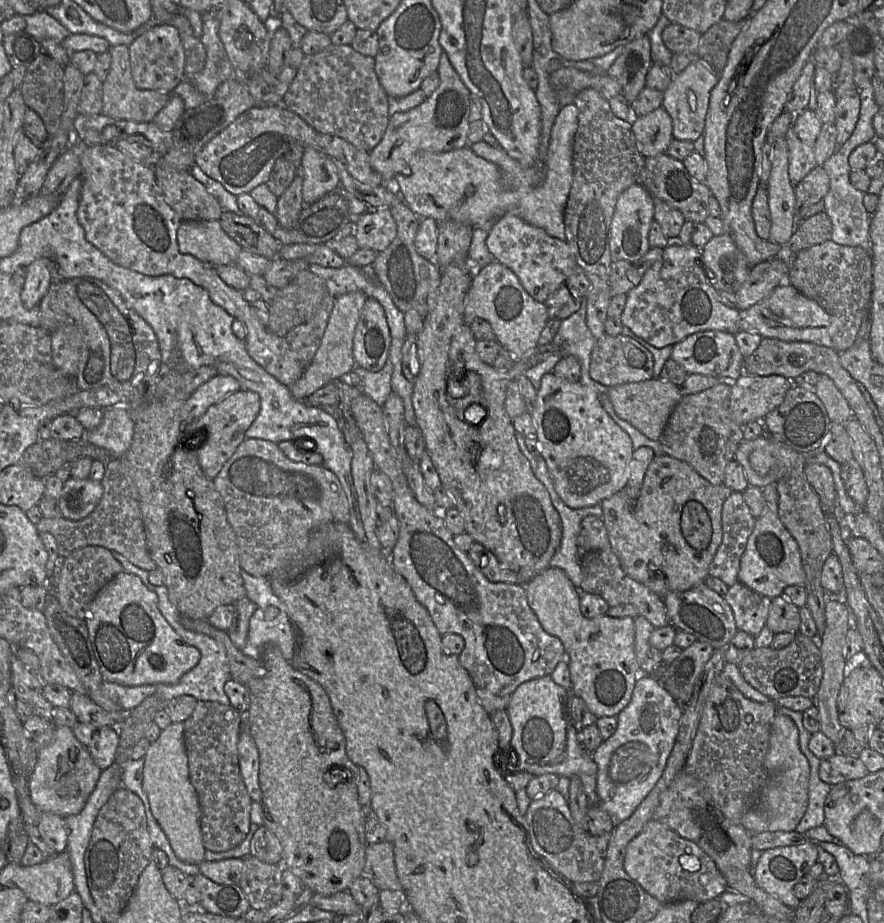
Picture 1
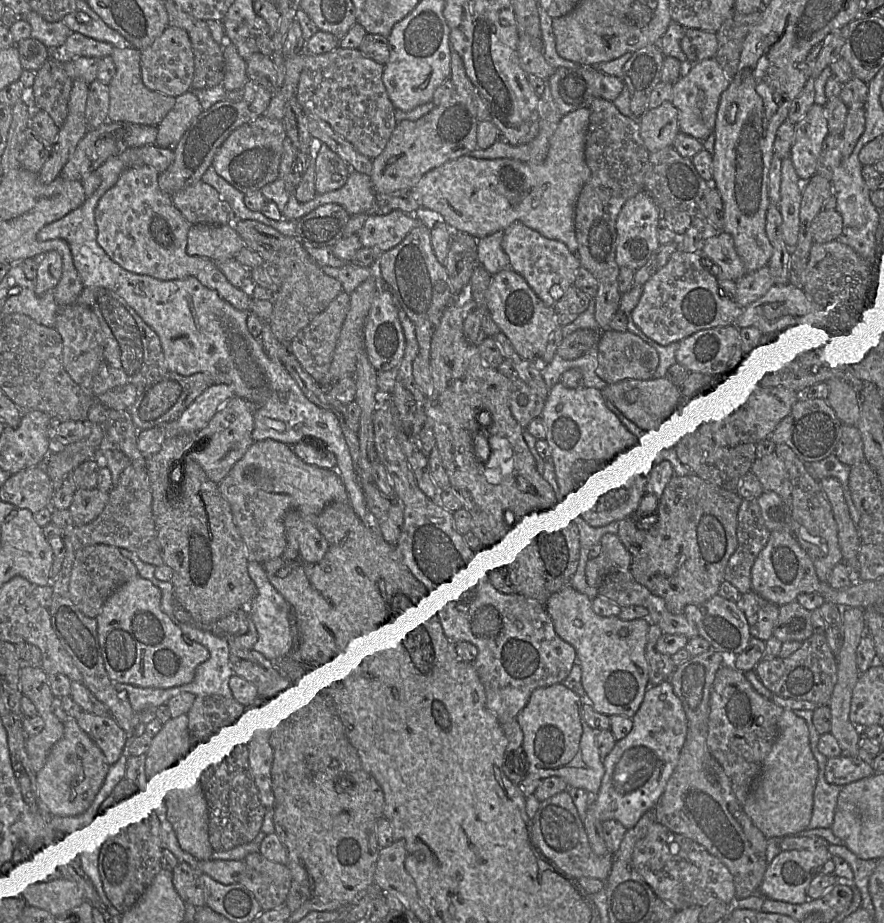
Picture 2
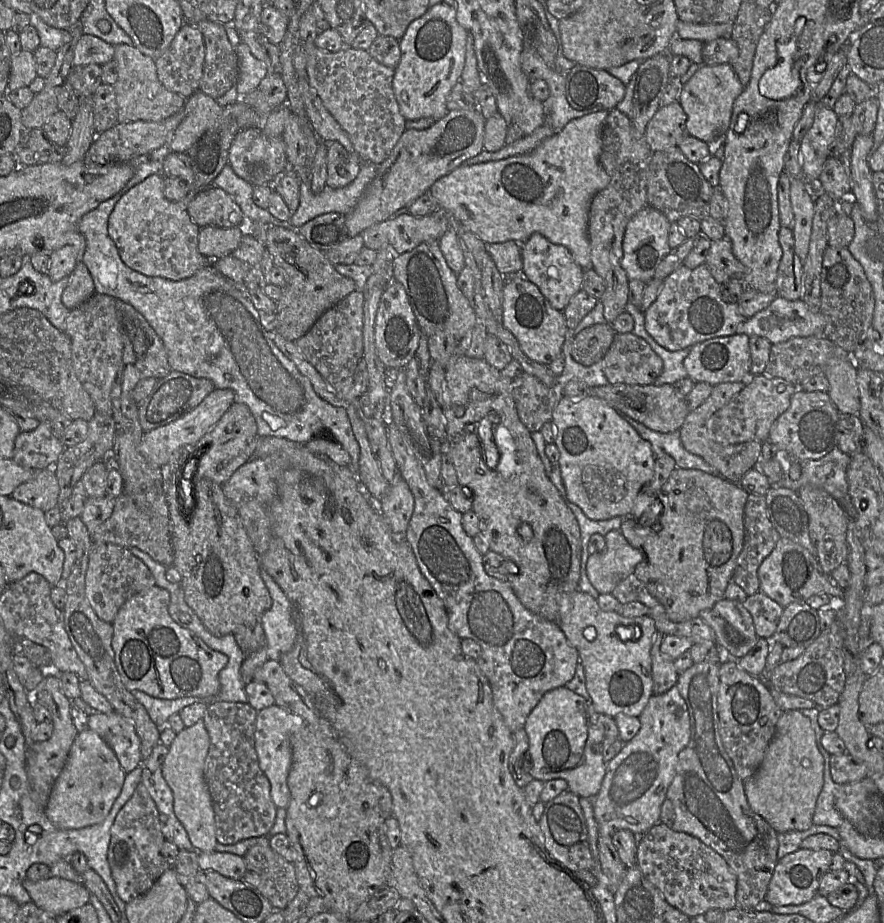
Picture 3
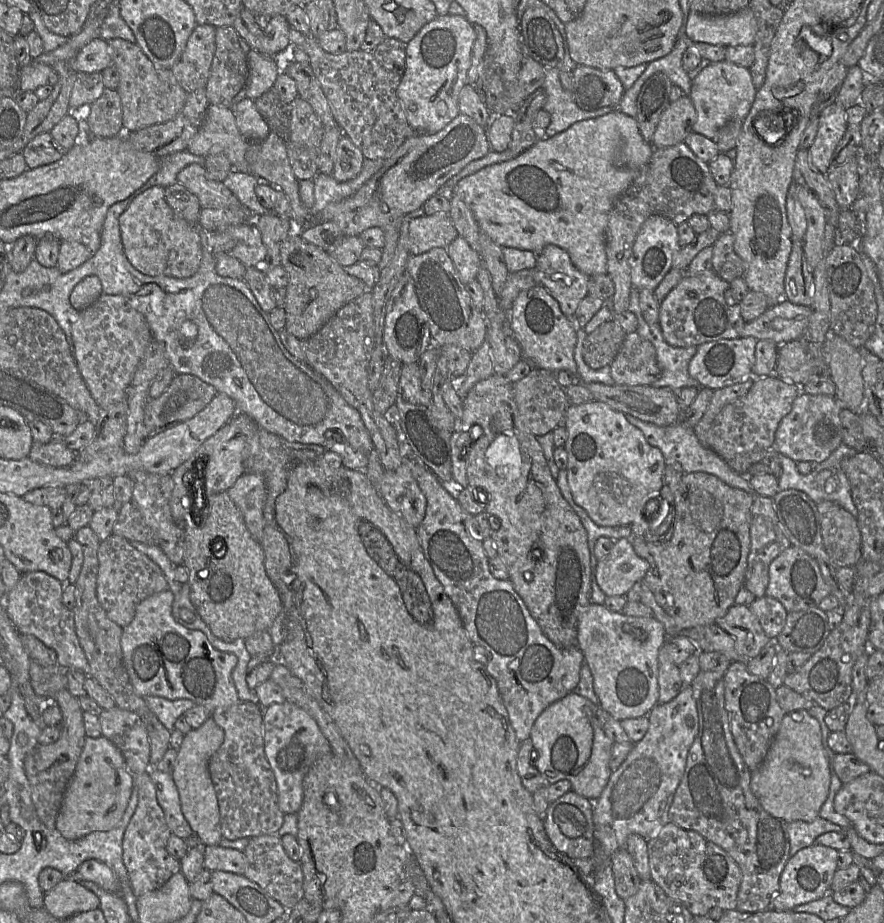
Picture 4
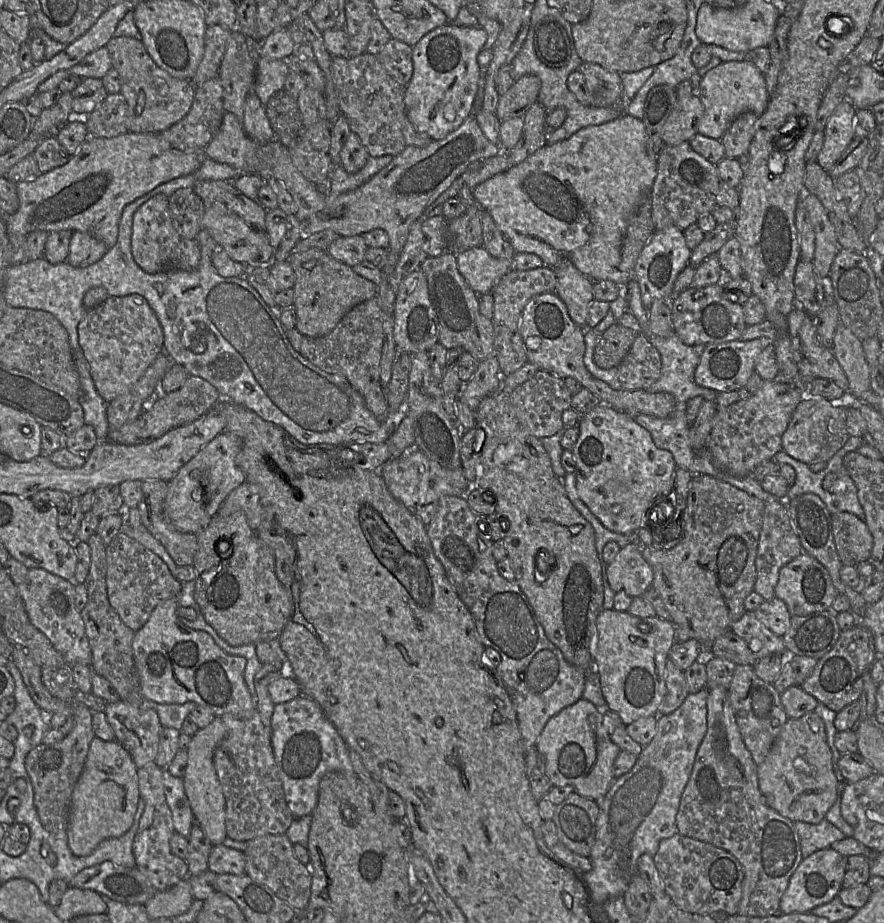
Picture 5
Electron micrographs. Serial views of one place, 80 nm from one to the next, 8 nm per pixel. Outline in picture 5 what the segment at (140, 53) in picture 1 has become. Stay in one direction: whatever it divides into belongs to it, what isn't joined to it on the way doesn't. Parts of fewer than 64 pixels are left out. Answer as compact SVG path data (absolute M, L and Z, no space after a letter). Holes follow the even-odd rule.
M208 25L205 32L204 56L194 77L190 80L194 86L199 86L218 76L230 34L231 28Z

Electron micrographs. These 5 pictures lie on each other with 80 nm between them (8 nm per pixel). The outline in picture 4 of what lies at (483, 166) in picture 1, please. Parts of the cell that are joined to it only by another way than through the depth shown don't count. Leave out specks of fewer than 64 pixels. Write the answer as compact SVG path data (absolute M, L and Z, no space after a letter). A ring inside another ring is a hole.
M615 109L613 112L610 112L606 115L576 122L565 131L552 137L541 136L531 148L519 154L515 158L506 162L484 167L476 173L461 179L453 189L453 196L457 196L465 203L467 208L472 212L481 231L487 234L493 242L501 247L528 250L538 254L545 246L555 245L564 249L569 254L573 265L585 275L605 275L607 274L605 232L610 211L613 208L615 201L625 192L627 192L633 184L636 178L635 172L645 170L646 166L650 162L653 151L654 147L652 144L647 143L643 139L636 119L623 114L618 109ZM619 151L623 151L625 153L630 169L617 164Z

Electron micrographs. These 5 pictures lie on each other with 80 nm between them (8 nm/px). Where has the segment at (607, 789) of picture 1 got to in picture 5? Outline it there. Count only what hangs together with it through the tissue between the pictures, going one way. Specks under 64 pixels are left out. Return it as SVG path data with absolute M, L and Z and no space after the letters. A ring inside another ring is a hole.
M707 688L689 693L675 711L658 715L652 741L643 747L632 769L615 778L599 801L596 837L590 853L592 868L582 876L593 905L601 906L609 899L623 896L632 878L639 874L641 855L653 857L662 840L678 834L676 815L680 799L707 731L707 695Z

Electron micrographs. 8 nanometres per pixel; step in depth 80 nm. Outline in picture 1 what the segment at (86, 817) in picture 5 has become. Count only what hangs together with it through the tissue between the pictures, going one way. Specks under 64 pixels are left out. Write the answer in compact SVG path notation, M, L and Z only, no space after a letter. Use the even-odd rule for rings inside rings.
M55 726L51 742L38 751L37 762L29 777L31 800L42 812L62 817L79 814L95 790L102 770L75 737L72 728Z

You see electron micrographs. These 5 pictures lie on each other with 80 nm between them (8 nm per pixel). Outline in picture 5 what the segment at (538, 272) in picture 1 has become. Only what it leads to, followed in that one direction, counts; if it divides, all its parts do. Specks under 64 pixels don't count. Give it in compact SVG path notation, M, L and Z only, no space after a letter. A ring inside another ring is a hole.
M571 262L554 268L557 284L554 293L565 303L571 319L581 328L586 326L588 309L594 300L593 281L581 274Z

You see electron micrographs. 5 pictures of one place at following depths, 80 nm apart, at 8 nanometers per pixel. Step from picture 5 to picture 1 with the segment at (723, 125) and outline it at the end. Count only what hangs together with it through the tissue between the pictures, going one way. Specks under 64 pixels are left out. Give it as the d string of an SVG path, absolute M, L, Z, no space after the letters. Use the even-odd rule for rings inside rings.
M694 60L681 73L674 76L664 90L662 107L672 119L673 138L694 142L703 135L710 94L719 81L719 74L702 60Z

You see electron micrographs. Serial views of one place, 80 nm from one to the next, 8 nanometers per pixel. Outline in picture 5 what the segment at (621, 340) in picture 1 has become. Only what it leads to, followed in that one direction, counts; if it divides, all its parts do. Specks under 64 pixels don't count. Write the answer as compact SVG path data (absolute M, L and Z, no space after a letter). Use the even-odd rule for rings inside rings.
M639 333L618 366L618 378L622 389L647 389L660 378L661 369L659 351L646 336Z

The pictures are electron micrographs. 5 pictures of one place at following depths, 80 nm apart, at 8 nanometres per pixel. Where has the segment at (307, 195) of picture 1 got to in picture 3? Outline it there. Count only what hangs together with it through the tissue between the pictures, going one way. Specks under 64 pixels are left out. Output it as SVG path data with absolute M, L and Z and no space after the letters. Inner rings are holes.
M338 142L327 144L326 186L342 188L351 183L358 175L362 162L357 152L351 153Z

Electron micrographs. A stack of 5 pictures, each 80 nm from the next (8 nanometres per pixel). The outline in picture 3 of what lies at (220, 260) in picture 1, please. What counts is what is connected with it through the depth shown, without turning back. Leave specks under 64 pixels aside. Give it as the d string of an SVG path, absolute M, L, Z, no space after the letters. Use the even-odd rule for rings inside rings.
M245 223L240 227L206 226L200 228L199 252L211 261L232 254L241 243L244 226Z

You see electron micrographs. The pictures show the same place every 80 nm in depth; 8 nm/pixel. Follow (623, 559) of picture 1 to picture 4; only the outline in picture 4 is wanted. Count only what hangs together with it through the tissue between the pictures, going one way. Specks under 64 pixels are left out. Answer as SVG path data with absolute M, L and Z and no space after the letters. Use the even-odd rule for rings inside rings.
M705 472L684 473L674 495L665 484L661 492L662 495L656 498L654 503L660 508L660 501L663 501L669 513L668 501L673 502L674 528L668 533L659 535L662 544L658 545L653 543L656 541L648 542L643 537L633 534L628 539L637 555L649 563L650 567L642 581L650 588L656 601L679 628L714 624L735 604L737 593L744 587L751 546L751 507L755 495L729 486L718 477Z

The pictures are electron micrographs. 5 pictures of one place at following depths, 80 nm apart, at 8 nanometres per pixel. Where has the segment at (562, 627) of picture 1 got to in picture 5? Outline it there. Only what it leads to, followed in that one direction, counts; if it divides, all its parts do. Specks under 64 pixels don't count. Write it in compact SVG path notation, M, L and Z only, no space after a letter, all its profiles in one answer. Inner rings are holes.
M603 609L598 614L590 646L593 671L599 677L606 708L618 714L625 725L657 714L666 693L668 653L675 642L674 624L658 616L638 617L614 609Z

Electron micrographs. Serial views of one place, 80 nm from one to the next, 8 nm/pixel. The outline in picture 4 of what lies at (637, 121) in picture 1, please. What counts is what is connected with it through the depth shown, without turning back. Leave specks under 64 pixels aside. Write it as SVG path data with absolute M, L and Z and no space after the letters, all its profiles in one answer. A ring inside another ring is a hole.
M688 95L670 103L662 113L652 138L652 146L657 148L674 146L684 142L693 133L697 112Z

